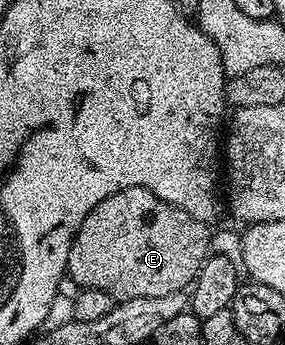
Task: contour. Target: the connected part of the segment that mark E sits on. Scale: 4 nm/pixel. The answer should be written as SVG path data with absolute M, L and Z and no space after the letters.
M131 187L130 189L122 189L110 197L106 197L106 201L99 203L99 205L97 205L97 207L88 214L86 221L82 221L82 225L78 229L78 233L70 245L66 275L69 280L73 279L73 281L77 283L77 288L91 289L93 291L105 291L106 294L111 295L113 300L116 301L122 299L141 299L142 297L166 297L175 291L184 291L185 288L187 288L189 284L199 276L200 268L204 266L209 255L209 224L198 221L194 217L190 217L190 213L179 211L179 209L174 205L170 205L166 201L162 201L162 197L158 197L154 193L150 193L150 189L146 189L145 187Z

